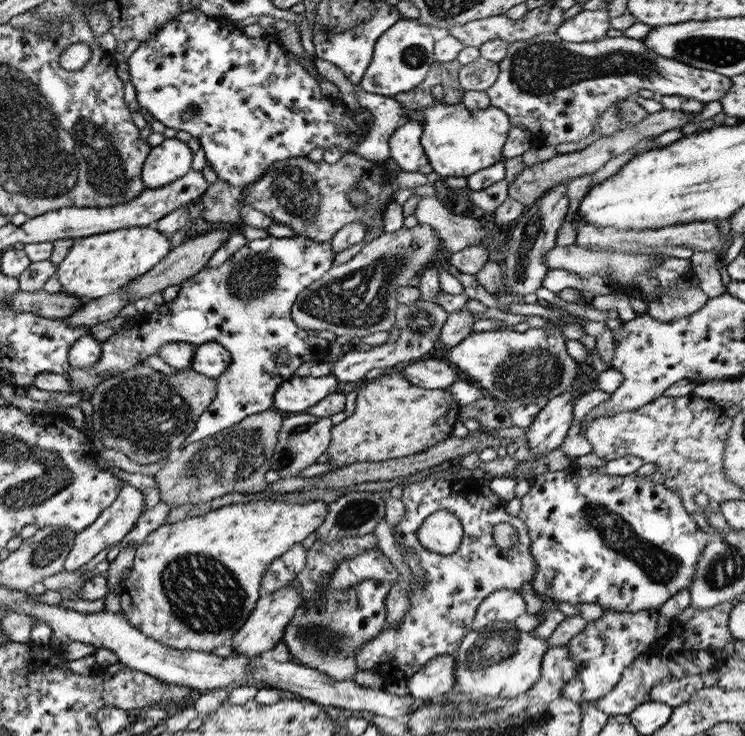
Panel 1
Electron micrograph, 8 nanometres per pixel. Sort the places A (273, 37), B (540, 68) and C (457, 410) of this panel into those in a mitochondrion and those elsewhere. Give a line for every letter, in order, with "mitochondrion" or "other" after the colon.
A: other
B: mitochondrion
C: other

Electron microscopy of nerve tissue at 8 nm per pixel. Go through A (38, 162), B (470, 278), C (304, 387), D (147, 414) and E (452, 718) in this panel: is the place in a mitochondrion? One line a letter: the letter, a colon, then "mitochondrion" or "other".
A: mitochondrion
B: other
C: other
D: mitochondrion
E: mitochondrion

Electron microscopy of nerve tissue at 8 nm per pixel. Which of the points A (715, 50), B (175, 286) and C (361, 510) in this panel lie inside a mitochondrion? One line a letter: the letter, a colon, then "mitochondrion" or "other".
A: mitochondrion
B: other
C: mitochondrion

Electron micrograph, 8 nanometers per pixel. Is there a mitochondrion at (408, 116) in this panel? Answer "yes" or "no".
no

